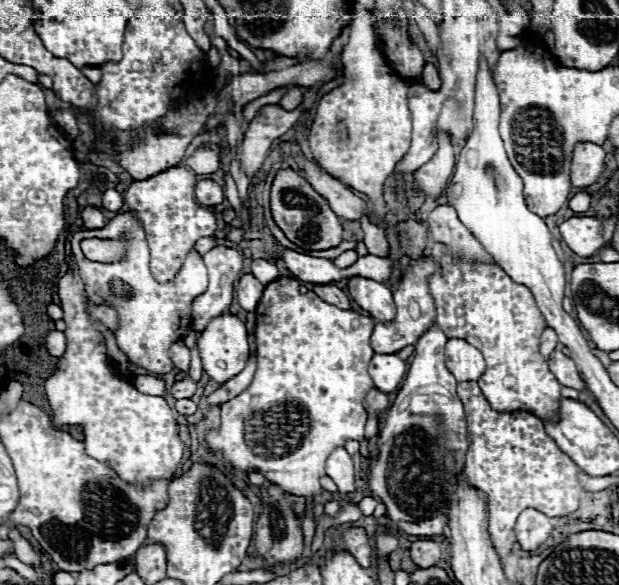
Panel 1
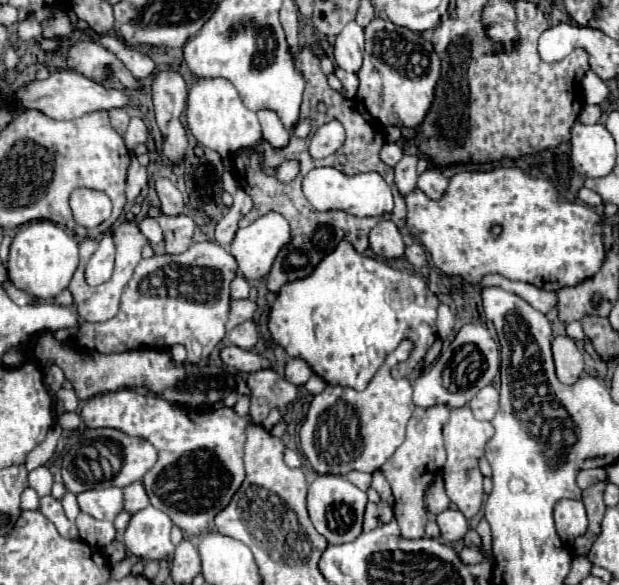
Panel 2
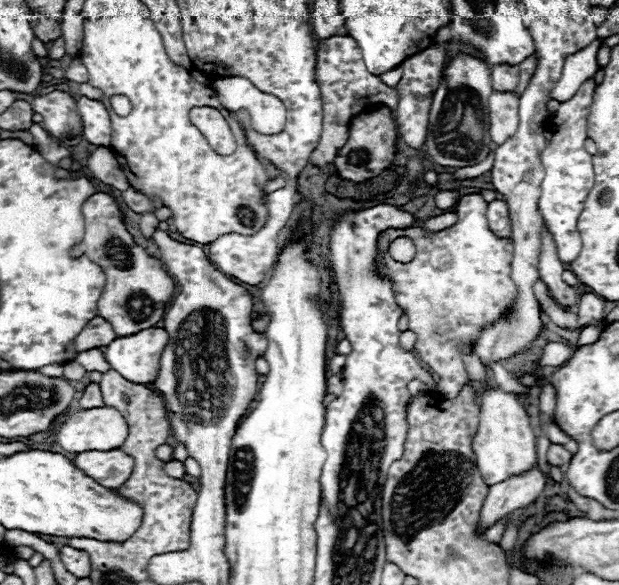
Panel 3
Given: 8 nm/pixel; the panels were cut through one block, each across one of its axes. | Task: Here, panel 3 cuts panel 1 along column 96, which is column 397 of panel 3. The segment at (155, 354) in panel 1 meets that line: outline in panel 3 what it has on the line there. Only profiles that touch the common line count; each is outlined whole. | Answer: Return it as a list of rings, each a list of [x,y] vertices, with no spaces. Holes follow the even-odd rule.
[[[468,194],[468,196],[462,196],[462,200],[456,204],[458,222],[454,226],[444,228],[440,232],[428,232],[418,226],[404,228],[404,230],[388,228],[378,234],[378,242],[376,242],[376,268],[384,278],[392,280],[396,302],[408,314],[410,330],[416,332],[414,352],[434,370],[434,374],[438,374],[436,390],[448,400],[456,398],[462,386],[470,382],[466,366],[462,362],[460,348],[462,346],[474,348],[480,336],[480,330],[484,326],[494,324],[500,316],[504,316],[518,296],[518,288],[510,276],[514,244],[510,238],[498,238],[490,230],[488,220],[486,220],[486,206],[488,202],[480,194]],[[400,236],[408,236],[416,244],[416,258],[410,264],[398,264],[388,256],[390,244]]]

